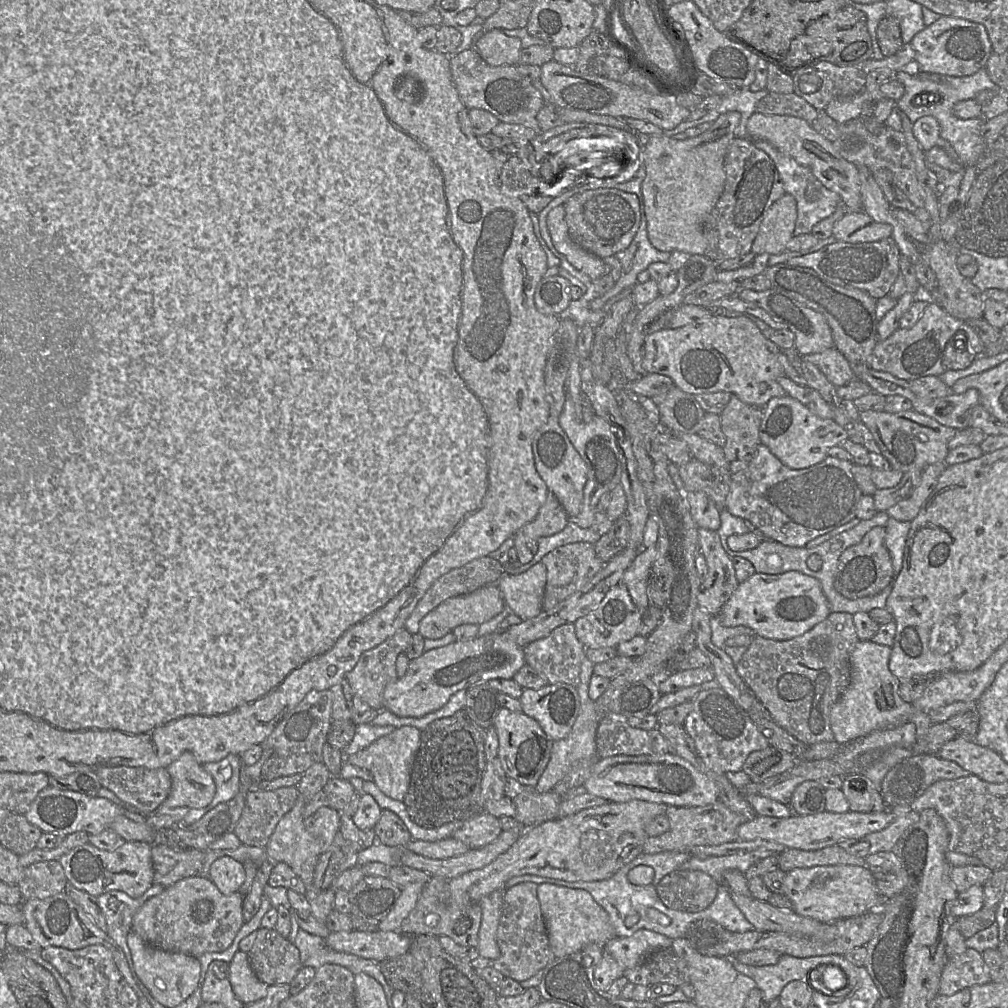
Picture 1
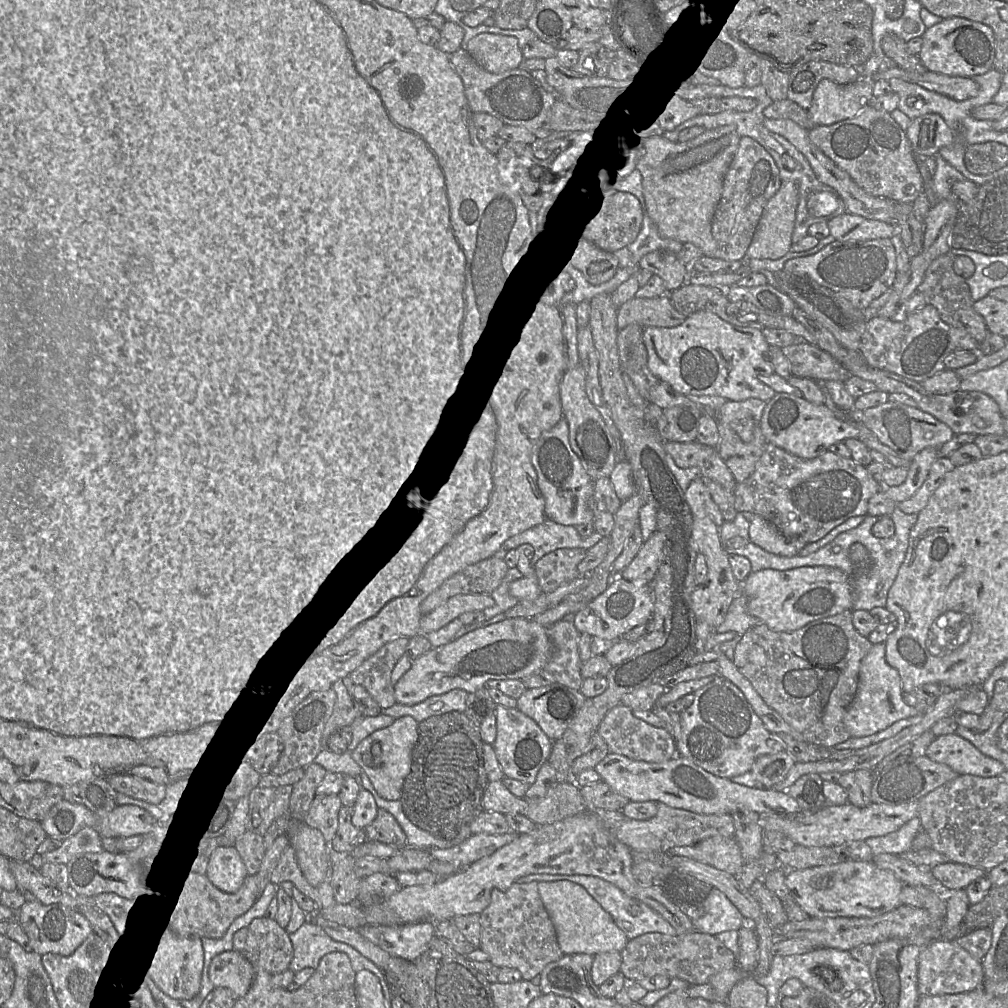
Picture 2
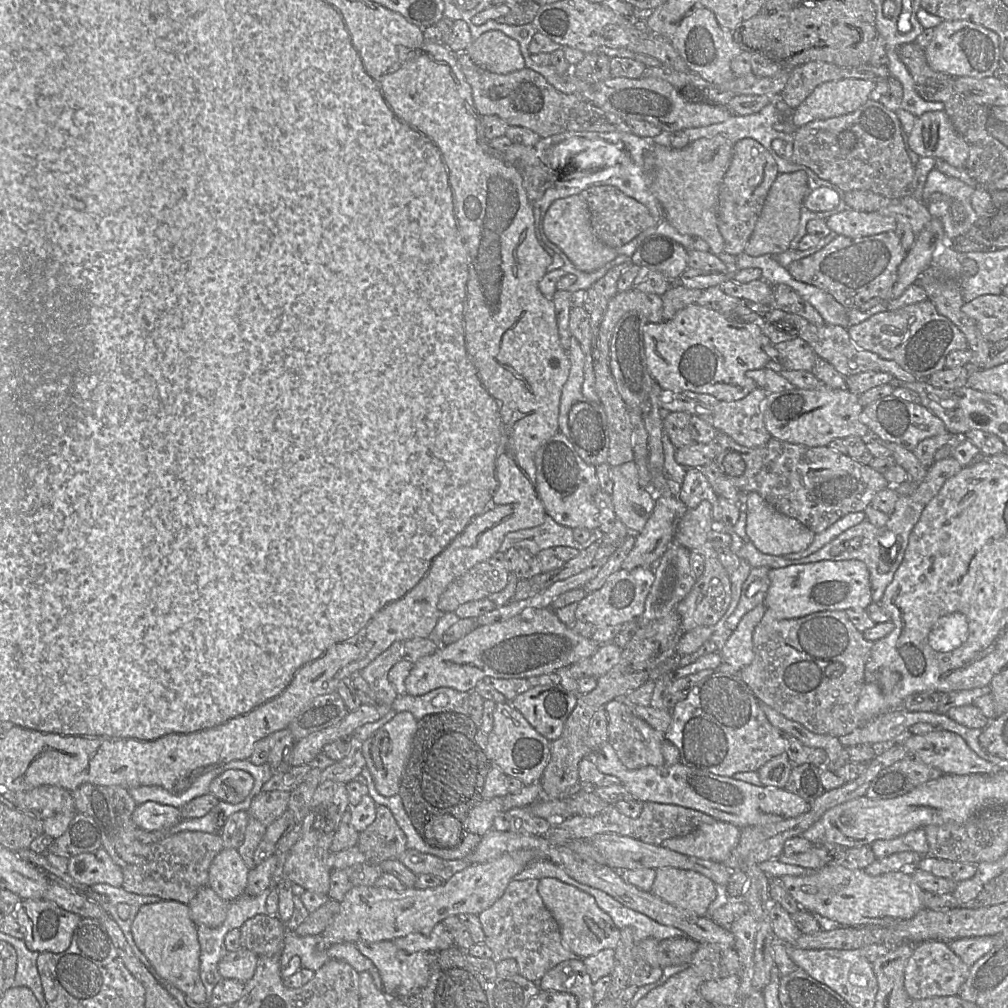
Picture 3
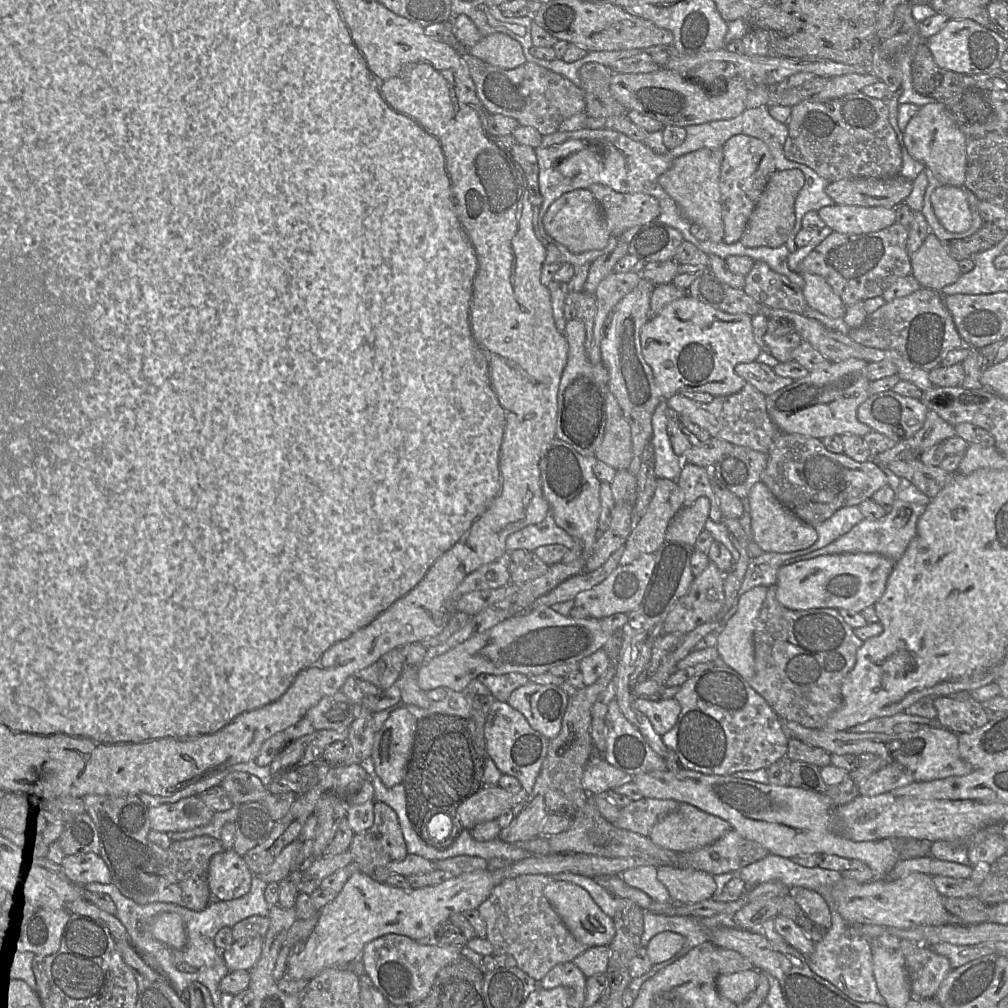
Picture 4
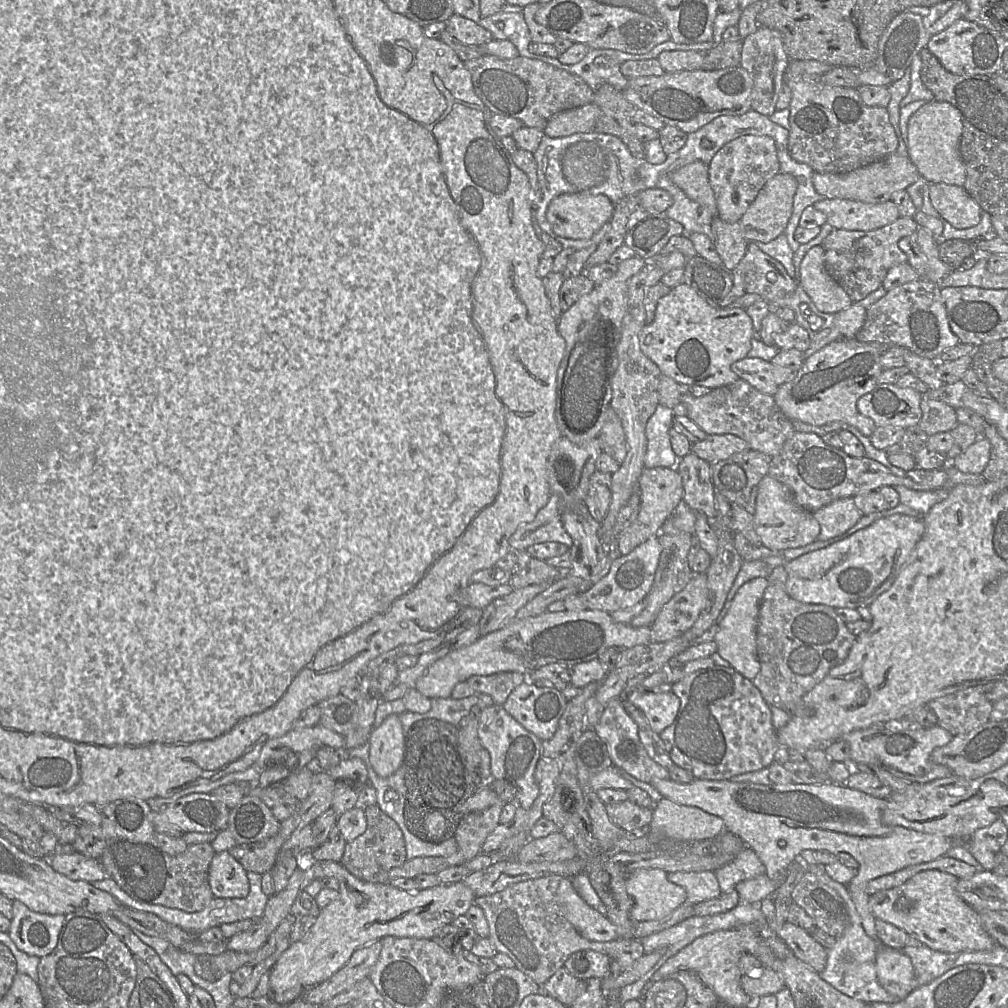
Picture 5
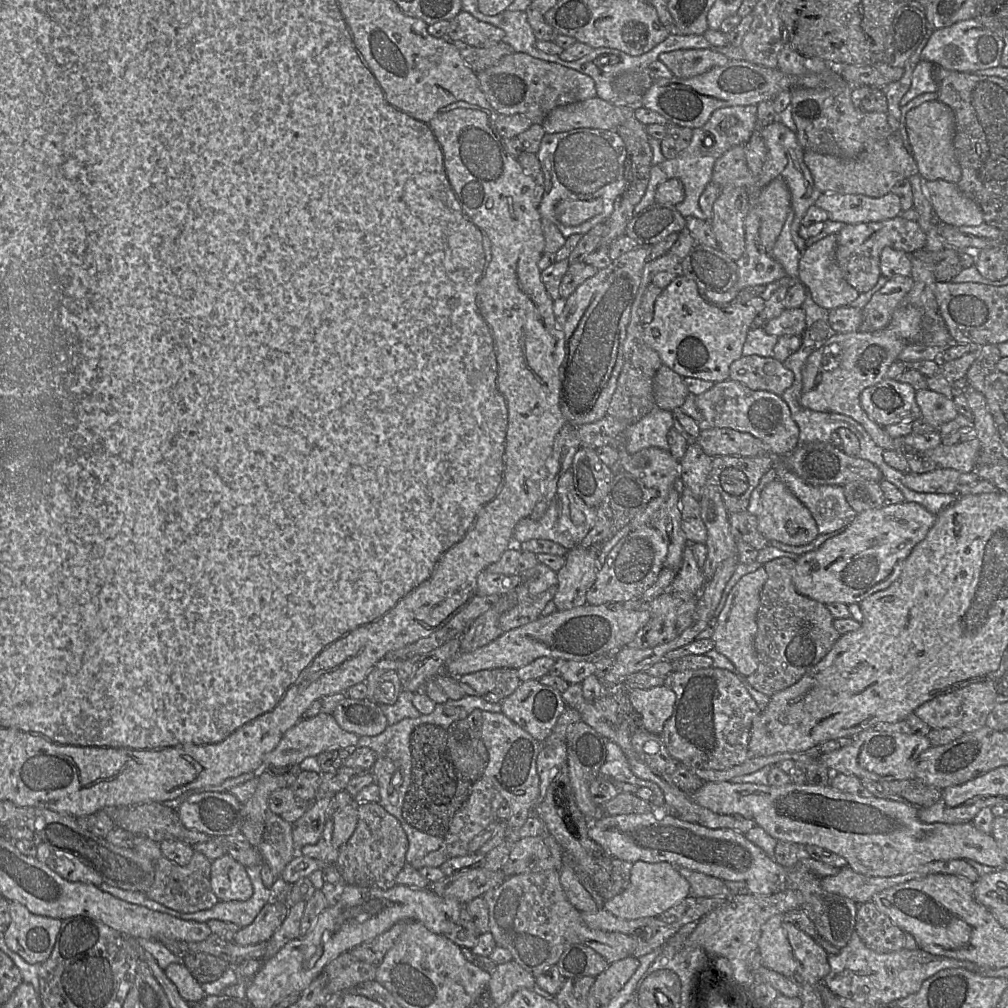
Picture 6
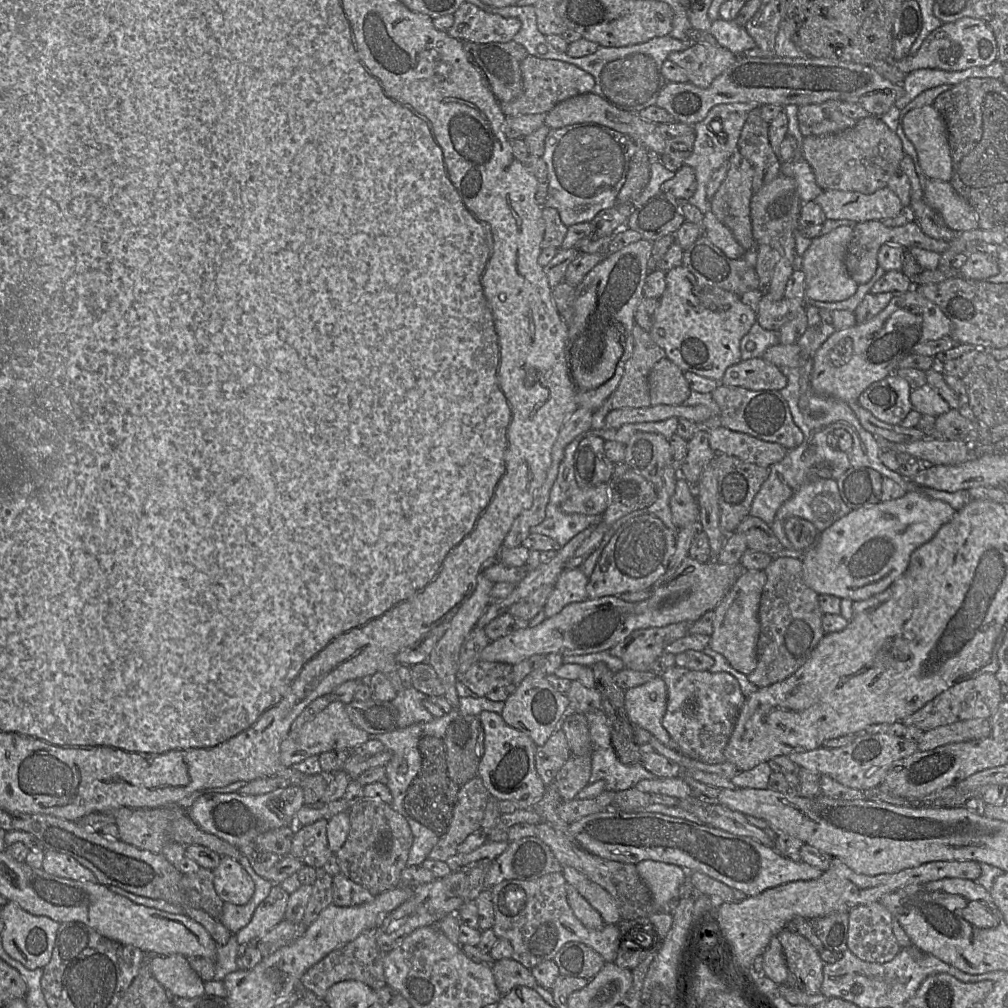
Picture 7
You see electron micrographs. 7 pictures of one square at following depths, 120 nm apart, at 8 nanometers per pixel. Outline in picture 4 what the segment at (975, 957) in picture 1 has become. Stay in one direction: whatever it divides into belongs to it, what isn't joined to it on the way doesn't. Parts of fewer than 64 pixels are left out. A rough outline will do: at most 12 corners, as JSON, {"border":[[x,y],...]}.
{"border":[[922,944],[906,957],[914,998],[934,999],[952,971]]}

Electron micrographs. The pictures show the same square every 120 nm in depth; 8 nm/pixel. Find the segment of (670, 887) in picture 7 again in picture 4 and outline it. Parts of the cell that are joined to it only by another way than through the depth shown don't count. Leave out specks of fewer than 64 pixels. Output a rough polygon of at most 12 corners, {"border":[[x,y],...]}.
{"border":[[655,866],[631,868],[619,876],[656,902],[672,901]]}

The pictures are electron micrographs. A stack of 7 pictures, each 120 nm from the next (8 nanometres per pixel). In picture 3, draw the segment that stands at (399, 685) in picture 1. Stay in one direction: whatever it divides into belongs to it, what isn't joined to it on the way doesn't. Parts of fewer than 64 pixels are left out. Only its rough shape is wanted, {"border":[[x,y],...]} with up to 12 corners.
{"border":[[527,608],[420,658],[421,696],[528,679],[599,646],[555,610]]}

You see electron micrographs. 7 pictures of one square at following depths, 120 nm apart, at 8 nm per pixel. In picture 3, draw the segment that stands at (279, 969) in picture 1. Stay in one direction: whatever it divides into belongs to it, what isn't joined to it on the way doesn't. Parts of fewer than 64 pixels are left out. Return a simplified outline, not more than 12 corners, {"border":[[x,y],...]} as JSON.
{"border":[[258,914],[240,928],[241,948],[281,956],[286,923]]}

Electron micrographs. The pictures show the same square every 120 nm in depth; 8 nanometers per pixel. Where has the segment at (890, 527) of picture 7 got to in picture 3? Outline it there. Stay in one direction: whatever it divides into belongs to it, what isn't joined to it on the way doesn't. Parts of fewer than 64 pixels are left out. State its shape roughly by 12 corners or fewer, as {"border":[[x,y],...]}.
{"border":[[860,560],[770,569],[764,606],[778,619],[864,611]]}

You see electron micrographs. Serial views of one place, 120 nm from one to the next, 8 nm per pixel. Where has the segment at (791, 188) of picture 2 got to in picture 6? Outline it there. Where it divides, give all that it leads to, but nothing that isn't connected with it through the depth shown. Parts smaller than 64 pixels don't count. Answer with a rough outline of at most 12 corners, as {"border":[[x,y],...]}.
{"border":[[781,177],[763,188],[760,241],[770,254],[792,209]]}

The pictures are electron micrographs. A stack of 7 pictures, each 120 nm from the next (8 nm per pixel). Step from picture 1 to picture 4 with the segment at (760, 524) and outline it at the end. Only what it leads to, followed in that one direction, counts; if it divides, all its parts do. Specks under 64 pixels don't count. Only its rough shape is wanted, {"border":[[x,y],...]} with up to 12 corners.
{"border":[[782,434],[761,481],[814,527],[888,485],[872,459]]}

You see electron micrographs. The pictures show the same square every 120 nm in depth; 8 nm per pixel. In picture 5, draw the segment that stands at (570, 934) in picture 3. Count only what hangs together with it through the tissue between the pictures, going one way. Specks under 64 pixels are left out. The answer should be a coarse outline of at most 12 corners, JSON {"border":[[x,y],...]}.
{"border":[[562,878],[557,902],[584,938],[618,939],[614,924]]}

